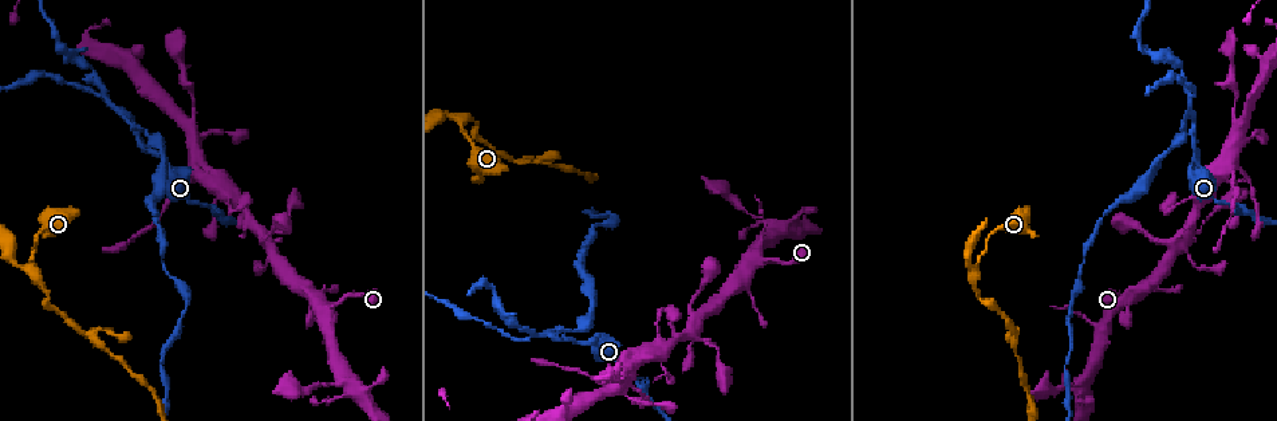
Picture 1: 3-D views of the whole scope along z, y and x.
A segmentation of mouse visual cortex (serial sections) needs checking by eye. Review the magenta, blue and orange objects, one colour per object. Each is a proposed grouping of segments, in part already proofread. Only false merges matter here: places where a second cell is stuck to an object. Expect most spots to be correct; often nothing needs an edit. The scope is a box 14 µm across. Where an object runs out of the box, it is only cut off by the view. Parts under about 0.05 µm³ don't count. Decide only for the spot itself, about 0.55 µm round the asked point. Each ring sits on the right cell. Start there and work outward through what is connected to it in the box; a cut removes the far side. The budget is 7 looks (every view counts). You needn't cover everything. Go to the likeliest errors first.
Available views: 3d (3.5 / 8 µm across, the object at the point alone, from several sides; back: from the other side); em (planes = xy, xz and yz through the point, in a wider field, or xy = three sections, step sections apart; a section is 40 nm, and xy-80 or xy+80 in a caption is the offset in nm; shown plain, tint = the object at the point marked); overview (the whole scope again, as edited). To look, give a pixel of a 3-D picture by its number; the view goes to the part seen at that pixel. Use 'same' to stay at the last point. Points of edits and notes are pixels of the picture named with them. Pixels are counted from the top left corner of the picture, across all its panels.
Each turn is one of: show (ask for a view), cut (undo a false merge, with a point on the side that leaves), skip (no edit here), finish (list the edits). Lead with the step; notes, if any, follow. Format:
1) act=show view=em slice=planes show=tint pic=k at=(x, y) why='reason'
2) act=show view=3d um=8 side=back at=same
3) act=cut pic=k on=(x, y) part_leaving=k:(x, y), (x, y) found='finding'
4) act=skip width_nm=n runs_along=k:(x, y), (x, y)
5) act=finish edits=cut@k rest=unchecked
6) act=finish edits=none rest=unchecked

act=show view=3d um=3.5 pic=1 at=(1189, 101) why='three arms meet'

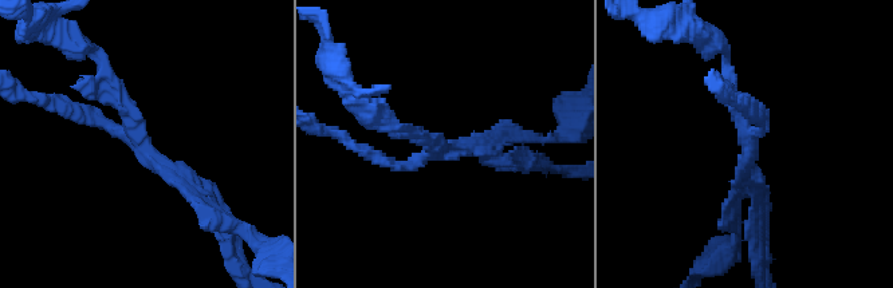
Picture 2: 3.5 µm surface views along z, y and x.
act=show view=em slice=xy step=1 show=tint pic=2 at=(752, 143) arms=3 arm_widths_nm=150,150,200 why='shape alone is not enough'

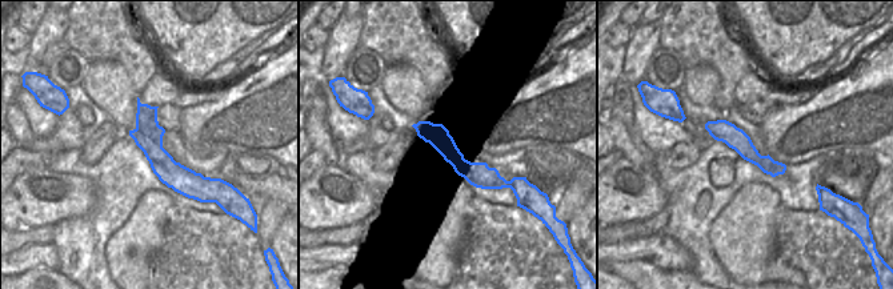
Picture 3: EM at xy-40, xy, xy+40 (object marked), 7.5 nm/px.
act=cut pic=2 on=(209, 225) part_leaving=2:(747, 196), (732, 208), (736, 241), (705, 261) found='two cells meet here'

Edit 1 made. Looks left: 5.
act=show view=overview why='redraw'

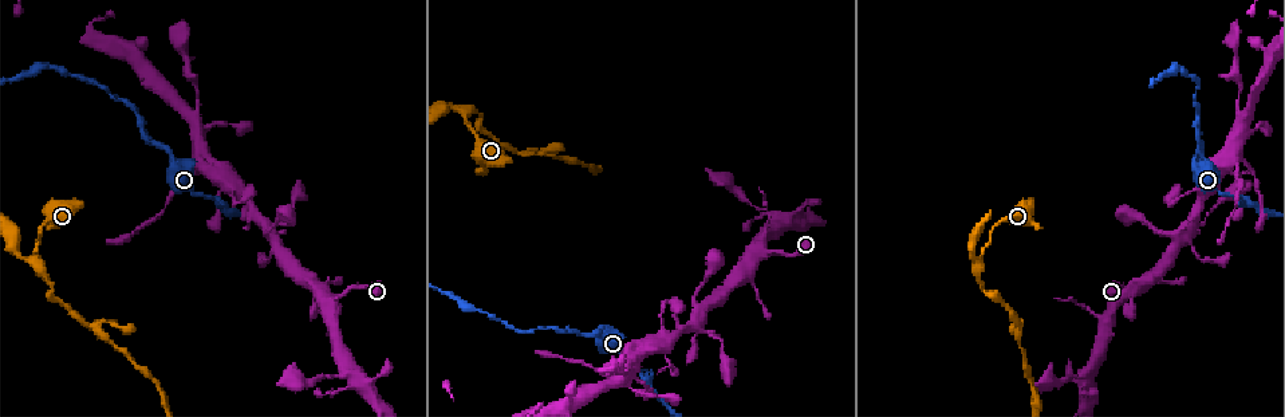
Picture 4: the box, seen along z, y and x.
act=show view=3d um=3.5 pic=4 at=(462, 110) why='sharp bend'

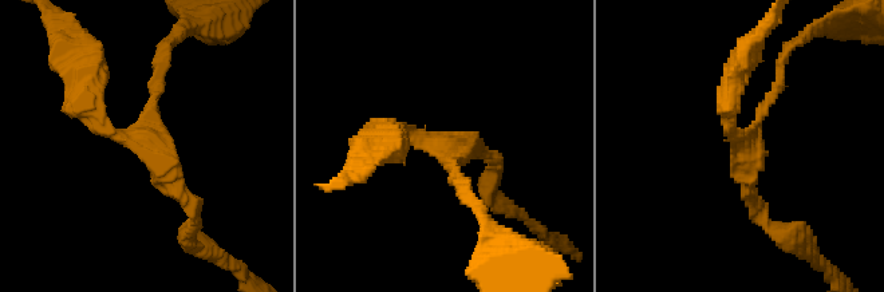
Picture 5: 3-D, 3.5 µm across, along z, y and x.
act=show view=em slice=xy step=5 show=tint pic=5 at=(753, 125) arms=3 arm_widths_nm=150,200,250 why='now the EM'

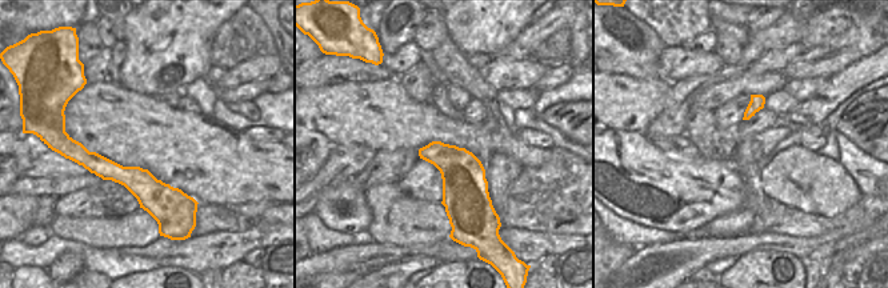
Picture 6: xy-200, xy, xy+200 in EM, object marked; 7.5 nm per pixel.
act=skip found='continuous, no second cell'

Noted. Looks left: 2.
act=show view=3d um=3.5 pic=4 at=(521, 153) why='two arms at a narrow angle'

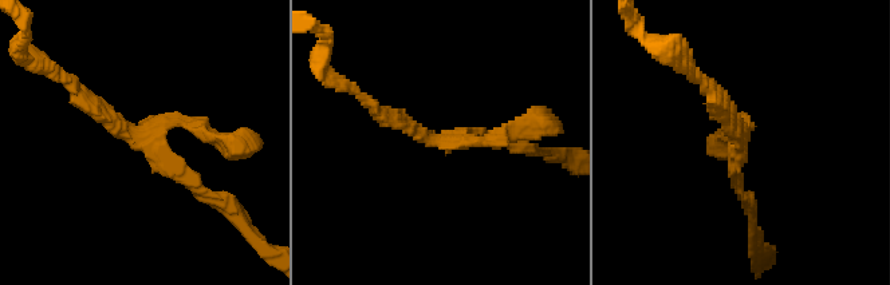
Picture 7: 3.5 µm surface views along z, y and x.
act=show view=em slice=xy step=5 show=tint pic=7 at=(738, 137) arms=3 arm_widths_nm=150,200,200 why='need the tissue'

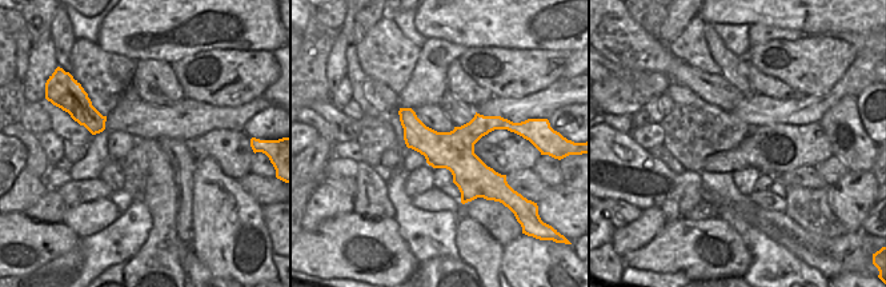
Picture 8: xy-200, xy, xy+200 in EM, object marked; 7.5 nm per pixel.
act=skip runs_along=8:(403, 111), (428, 139), (506, 126) found='one cell here'

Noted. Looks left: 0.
act=finish edits=cut@2 rest=unchecked

